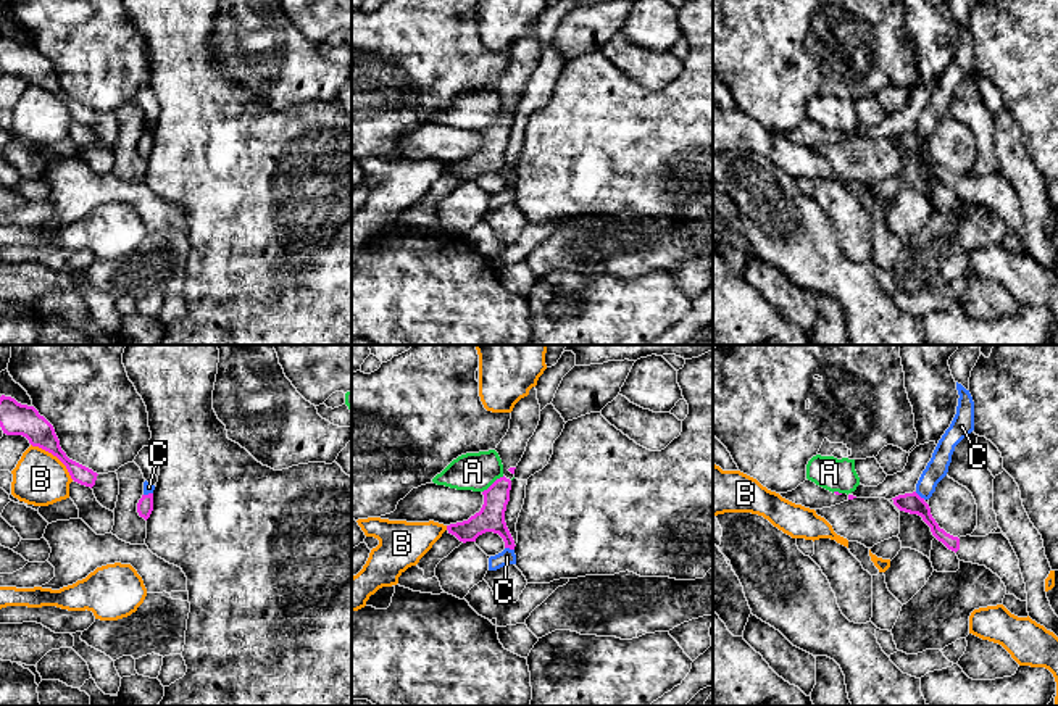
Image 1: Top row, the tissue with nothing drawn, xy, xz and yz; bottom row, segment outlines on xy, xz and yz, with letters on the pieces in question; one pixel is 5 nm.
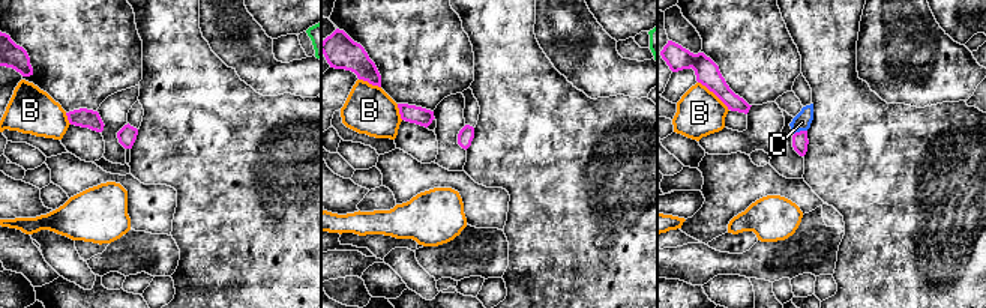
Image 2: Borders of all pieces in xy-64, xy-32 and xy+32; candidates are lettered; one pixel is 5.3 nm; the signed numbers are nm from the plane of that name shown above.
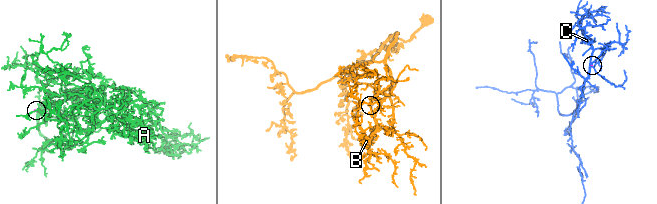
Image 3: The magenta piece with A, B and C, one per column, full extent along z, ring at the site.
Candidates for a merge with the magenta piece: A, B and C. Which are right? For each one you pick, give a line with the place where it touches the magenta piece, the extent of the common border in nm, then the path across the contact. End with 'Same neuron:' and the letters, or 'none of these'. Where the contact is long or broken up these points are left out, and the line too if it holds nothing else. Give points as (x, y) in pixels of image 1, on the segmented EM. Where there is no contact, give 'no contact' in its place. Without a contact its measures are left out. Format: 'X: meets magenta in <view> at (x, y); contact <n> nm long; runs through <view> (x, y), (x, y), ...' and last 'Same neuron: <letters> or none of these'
Same neuron: none of these

